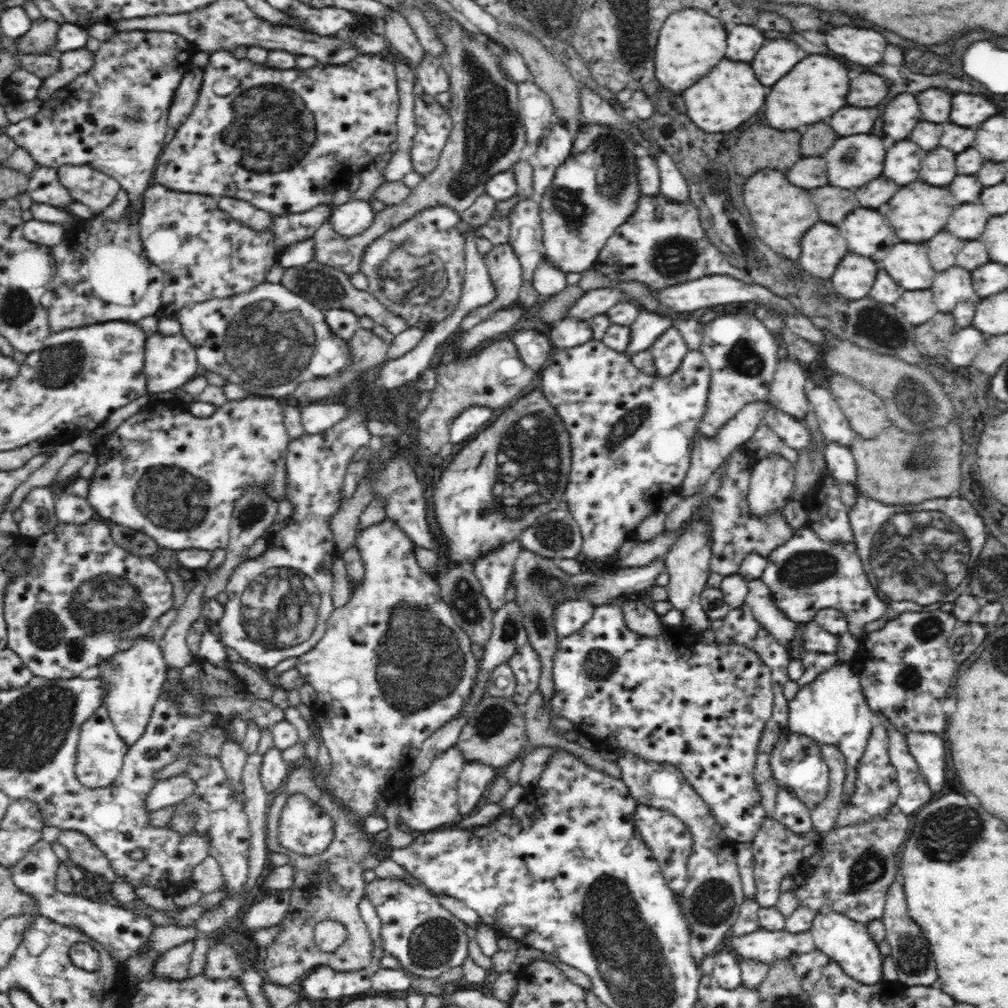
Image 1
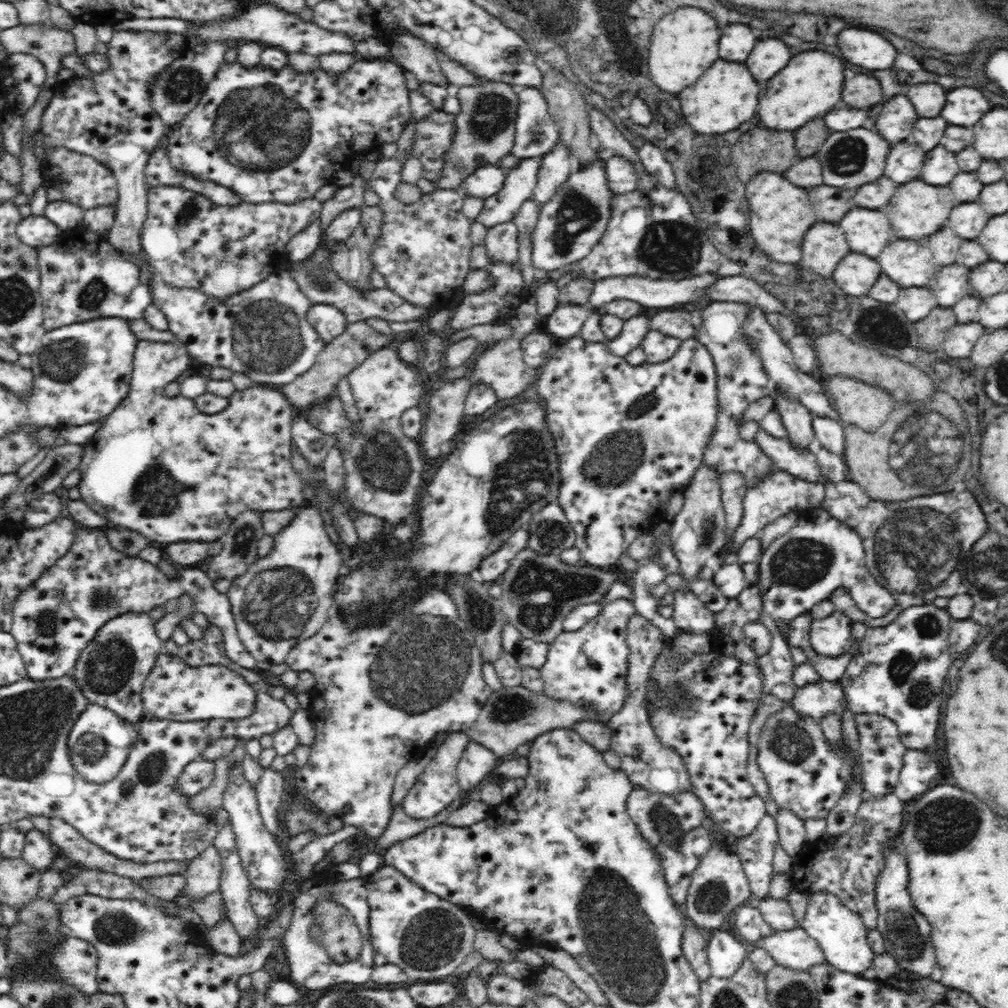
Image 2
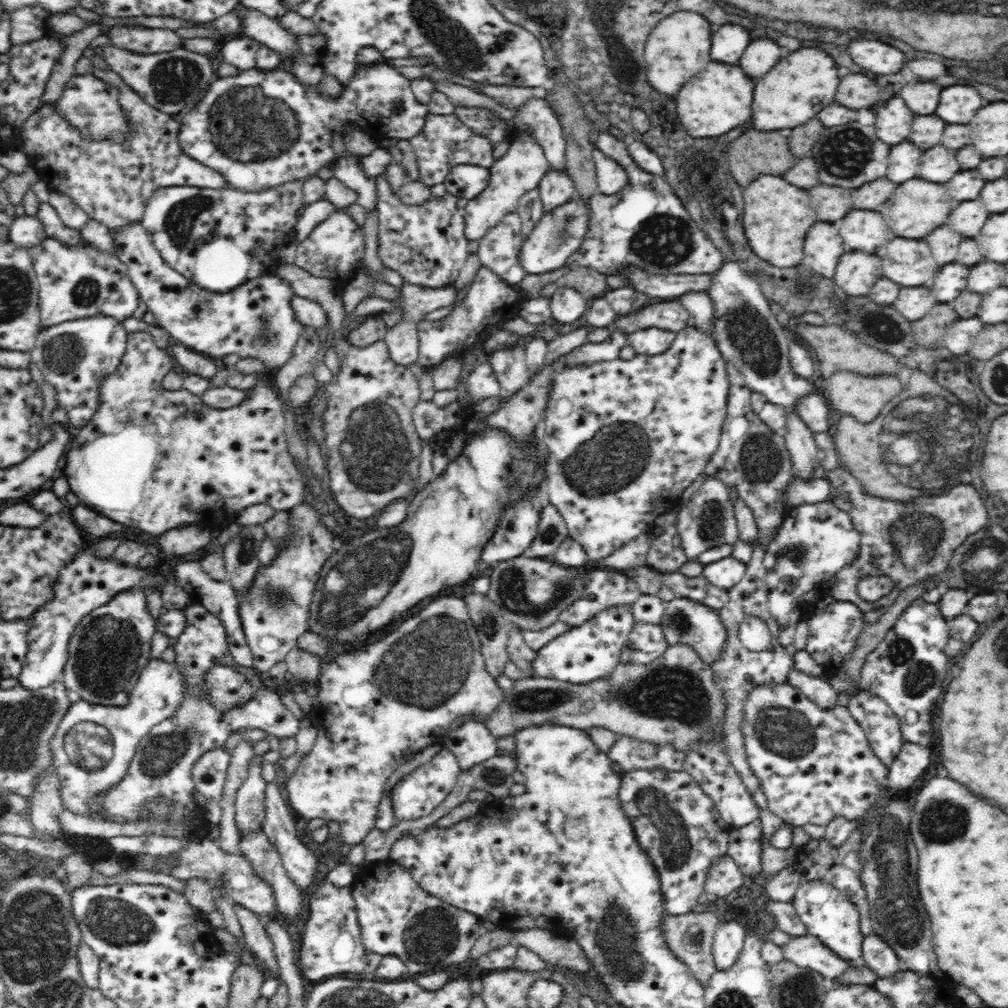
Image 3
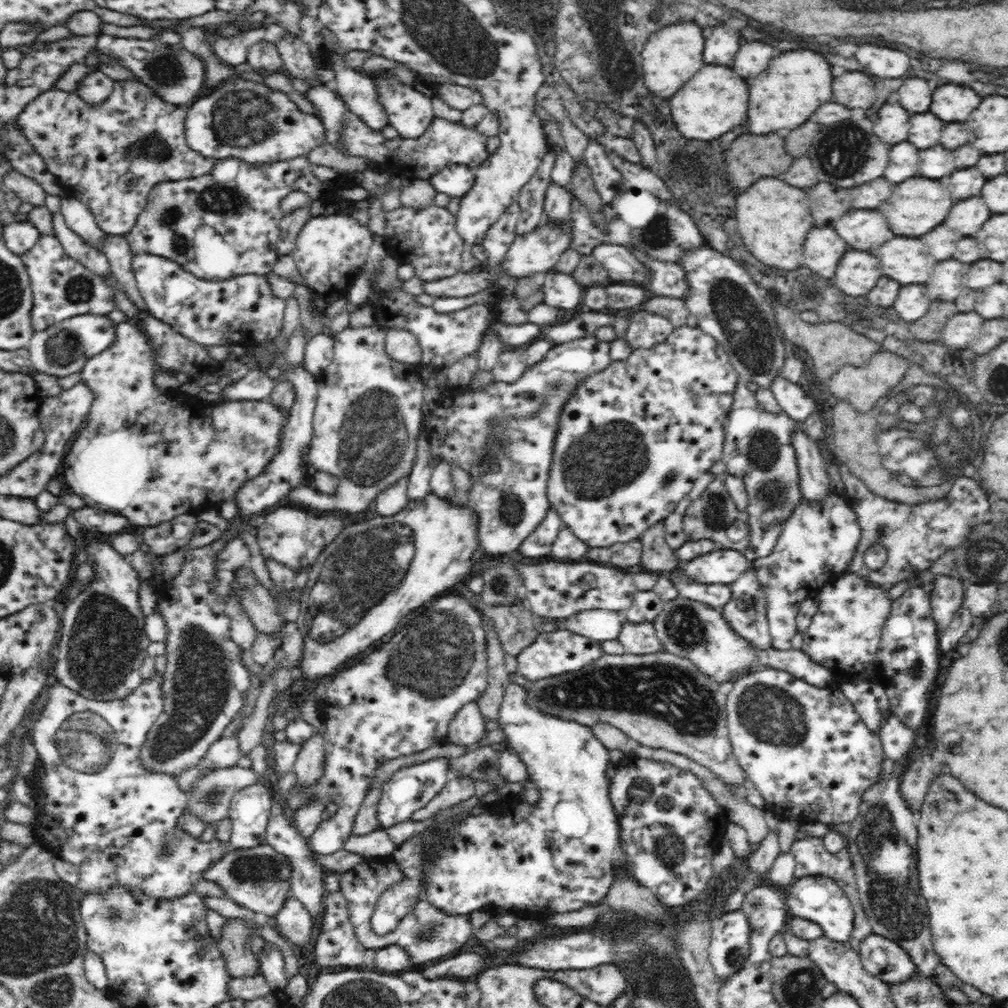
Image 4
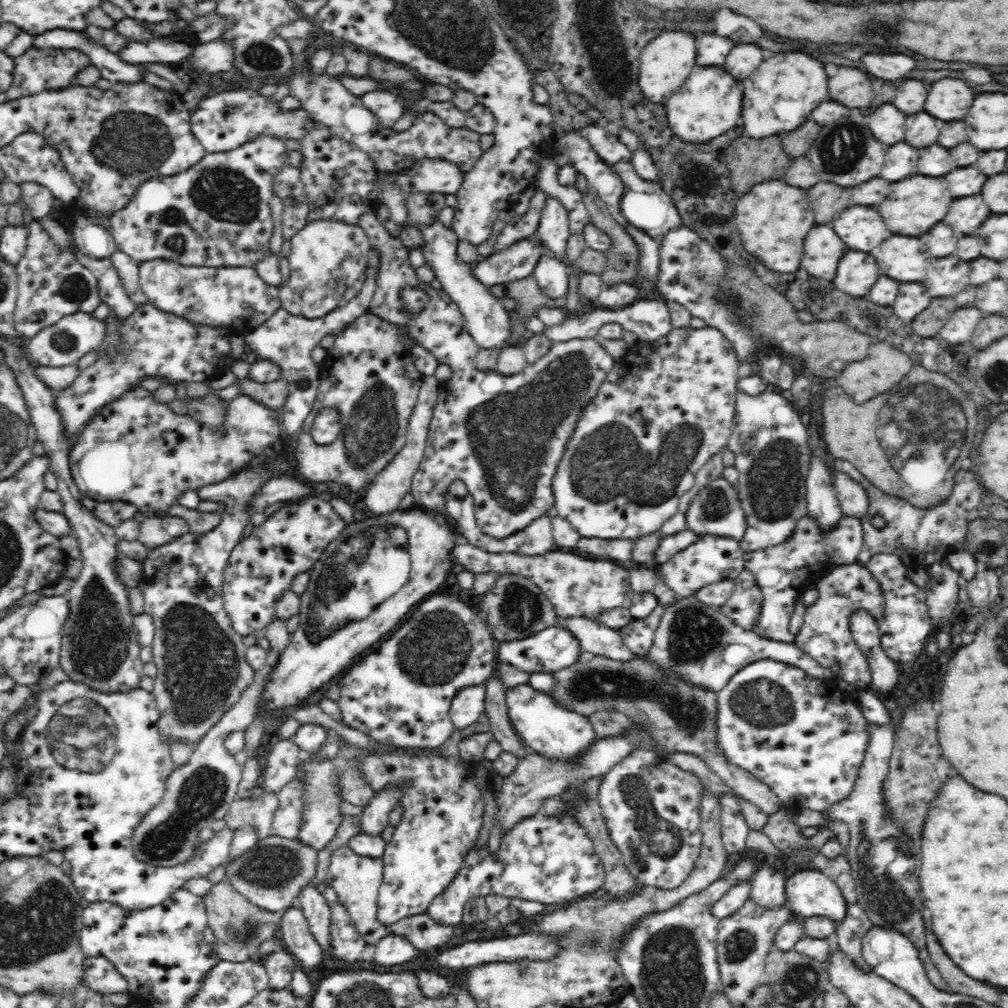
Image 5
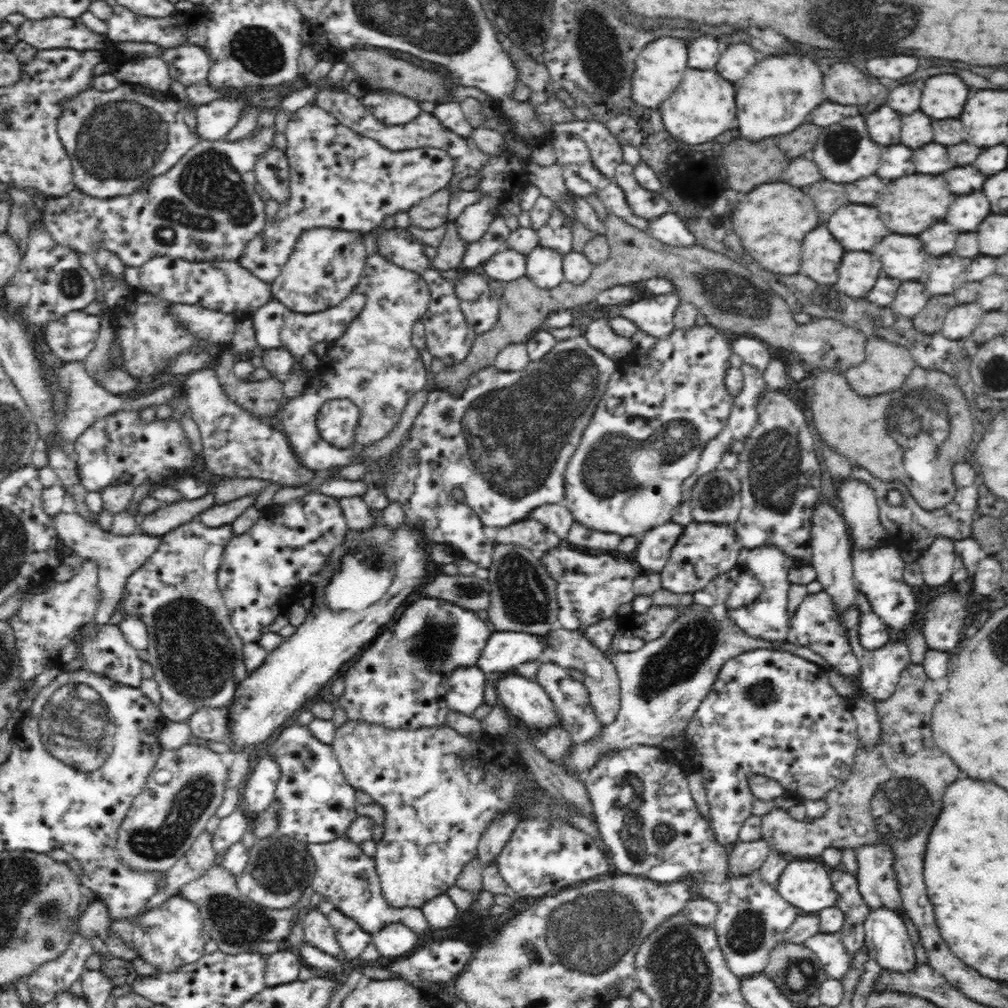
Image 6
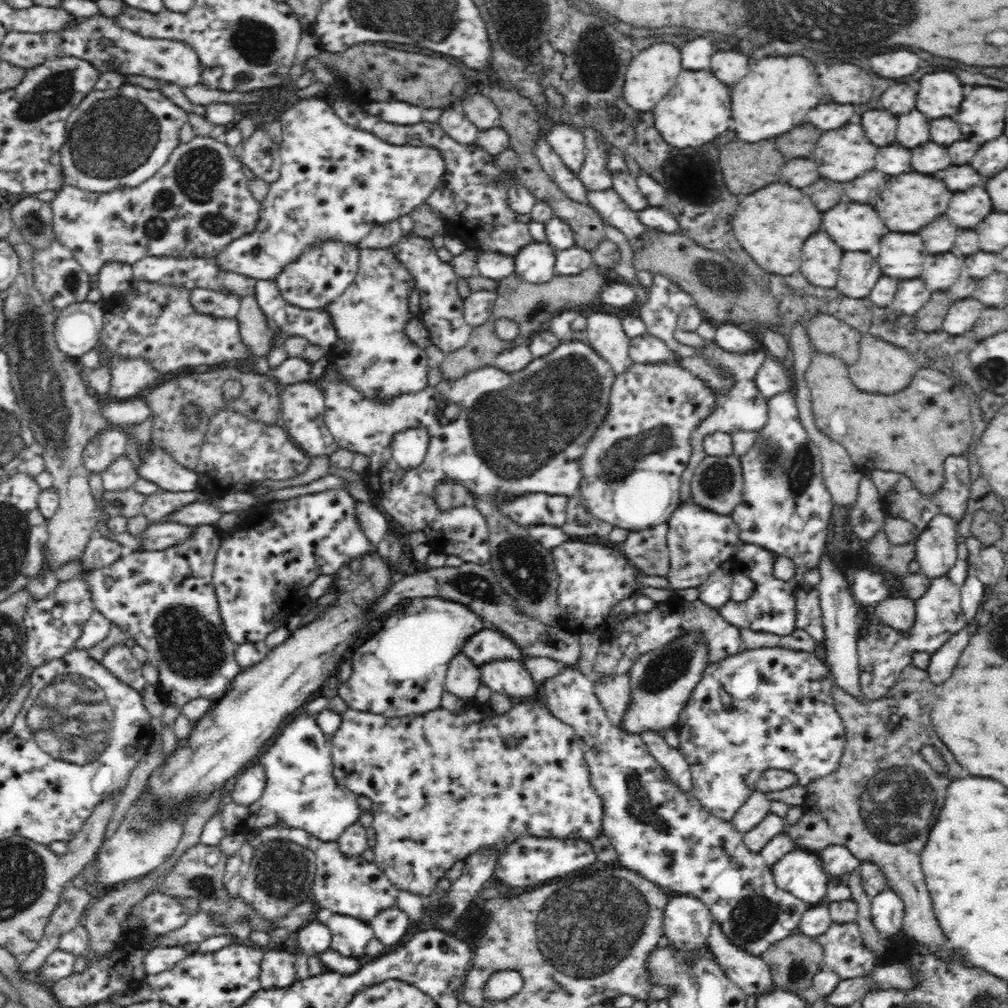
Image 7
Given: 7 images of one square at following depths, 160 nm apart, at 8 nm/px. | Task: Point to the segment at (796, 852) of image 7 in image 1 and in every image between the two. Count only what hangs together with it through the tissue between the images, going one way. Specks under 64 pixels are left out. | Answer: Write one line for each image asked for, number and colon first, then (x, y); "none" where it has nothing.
1: (848, 942)
2: (841, 933)
3: (828, 914)
4: (817, 898)
5: (809, 892)
6: (806, 883)

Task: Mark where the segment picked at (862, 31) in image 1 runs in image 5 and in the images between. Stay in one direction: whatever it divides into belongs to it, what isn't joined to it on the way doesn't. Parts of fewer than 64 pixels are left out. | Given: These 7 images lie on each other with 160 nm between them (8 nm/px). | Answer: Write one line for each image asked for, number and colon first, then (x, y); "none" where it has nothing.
2: (867, 49)
3: (872, 55)
4: (884, 62)
5: (888, 66)

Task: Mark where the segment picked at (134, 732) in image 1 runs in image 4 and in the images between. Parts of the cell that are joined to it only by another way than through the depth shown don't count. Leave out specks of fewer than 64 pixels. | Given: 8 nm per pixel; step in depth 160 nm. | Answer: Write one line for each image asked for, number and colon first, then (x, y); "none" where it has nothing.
2: (111, 672)
3: (111, 646)
4: (102, 643)

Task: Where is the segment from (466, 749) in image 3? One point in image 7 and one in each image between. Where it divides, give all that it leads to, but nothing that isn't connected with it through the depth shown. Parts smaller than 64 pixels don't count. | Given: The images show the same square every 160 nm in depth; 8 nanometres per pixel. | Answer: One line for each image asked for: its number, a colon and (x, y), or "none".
4: (467, 728)
5: (466, 707)
6: (465, 687)
7: (463, 677)

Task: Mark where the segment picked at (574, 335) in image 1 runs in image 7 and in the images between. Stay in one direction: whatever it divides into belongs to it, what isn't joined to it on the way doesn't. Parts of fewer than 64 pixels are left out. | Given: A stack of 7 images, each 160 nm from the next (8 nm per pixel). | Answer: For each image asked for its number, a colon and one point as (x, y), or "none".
2: (566, 321)
3: (567, 305)
4: (561, 291)
5: (552, 276)
6: (544, 267)
7: (535, 262)

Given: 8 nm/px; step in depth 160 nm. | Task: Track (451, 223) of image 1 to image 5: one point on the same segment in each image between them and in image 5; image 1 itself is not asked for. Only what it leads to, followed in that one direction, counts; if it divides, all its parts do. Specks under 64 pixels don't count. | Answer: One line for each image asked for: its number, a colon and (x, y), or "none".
2: (424, 251)
3: (425, 243)
4: (426, 238)
5: (486, 319)

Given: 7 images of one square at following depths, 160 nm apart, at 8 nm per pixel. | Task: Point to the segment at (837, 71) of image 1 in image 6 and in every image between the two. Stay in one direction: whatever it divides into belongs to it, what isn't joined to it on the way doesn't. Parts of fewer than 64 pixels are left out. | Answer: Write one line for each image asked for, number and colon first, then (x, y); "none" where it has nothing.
2: (810, 86)
3: (796, 88)
4: (792, 88)
5: (794, 83)
6: (776, 97)

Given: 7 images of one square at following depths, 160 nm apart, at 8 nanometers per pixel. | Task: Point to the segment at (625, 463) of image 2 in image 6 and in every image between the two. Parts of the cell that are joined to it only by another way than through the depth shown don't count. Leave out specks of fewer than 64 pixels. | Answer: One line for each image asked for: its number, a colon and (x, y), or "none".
3: (623, 440)
4: (669, 403)
5: (683, 393)
6: (672, 398)

